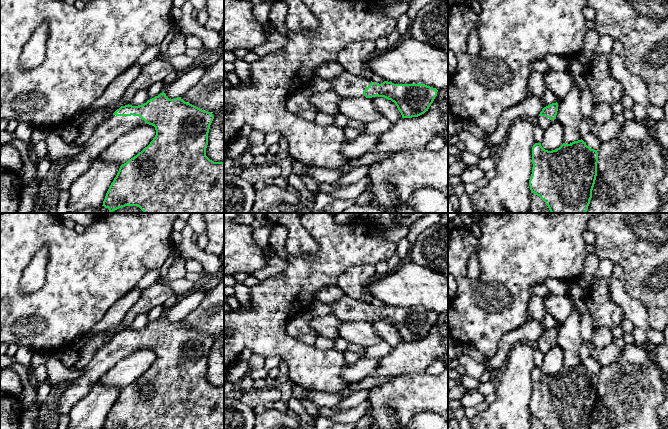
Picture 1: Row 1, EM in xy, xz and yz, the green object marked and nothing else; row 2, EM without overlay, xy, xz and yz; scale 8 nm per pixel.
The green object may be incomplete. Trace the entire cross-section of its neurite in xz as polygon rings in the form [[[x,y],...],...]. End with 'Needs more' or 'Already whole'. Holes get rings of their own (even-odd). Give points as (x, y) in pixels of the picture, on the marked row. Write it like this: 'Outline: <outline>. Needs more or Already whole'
Outline: [[[347,71],[329,80],[331,90],[343,98],[384,97],[397,106],[402,118],[418,117],[424,114],[438,90],[425,84],[394,84],[384,81],[381,84],[369,78],[357,77]]]. Needs more

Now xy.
Outline: [[[164,92],[139,106],[121,106],[97,126],[84,143],[84,149],[71,158],[59,174],[57,185],[61,191],[67,191],[89,168],[94,157],[121,135],[149,124],[155,127],[155,137],[141,152],[120,166],[102,206],[110,213],[125,206],[137,206],[144,213],[224,213],[224,161],[214,162],[206,156],[213,119],[211,112],[187,103],[181,97],[169,99]]]. Needs more

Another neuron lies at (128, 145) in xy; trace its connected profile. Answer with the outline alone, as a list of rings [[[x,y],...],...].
[[[145,125],[121,135],[110,147],[103,151],[102,160],[121,166],[147,147],[156,135],[155,127]]]

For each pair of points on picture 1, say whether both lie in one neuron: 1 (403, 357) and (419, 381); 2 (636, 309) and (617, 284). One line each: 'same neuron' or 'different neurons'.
1: different neurons
2: same neuron

